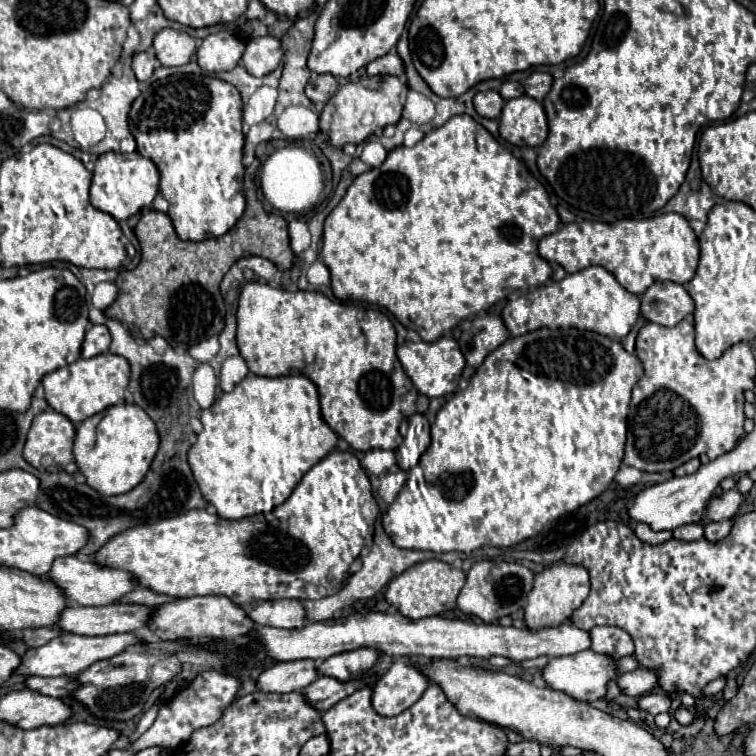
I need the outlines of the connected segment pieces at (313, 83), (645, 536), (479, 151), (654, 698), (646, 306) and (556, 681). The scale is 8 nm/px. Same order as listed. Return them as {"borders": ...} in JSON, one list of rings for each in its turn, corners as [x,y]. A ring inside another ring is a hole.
{"borders":[[[[315,74],[305,88],[305,94],[311,102],[327,102],[335,92],[337,80],[331,74]]],[[[635,524],[635,534],[639,536],[639,540],[647,542],[647,544],[661,544],[673,538],[673,532],[655,532],[651,528],[647,528],[647,524]]],[[[453,116],[441,128],[431,130],[413,148],[407,148],[407,146],[393,148],[389,152],[387,160],[381,164],[381,168],[371,168],[353,180],[353,184],[347,188],[347,194],[343,196],[343,200],[335,206],[335,210],[327,216],[327,220],[324,222],[323,248],[321,248],[319,256],[331,272],[331,288],[339,300],[359,300],[359,302],[369,302],[369,304],[387,308],[405,328],[419,332],[419,336],[425,342],[433,342],[433,340],[441,338],[447,330],[453,330],[461,320],[475,316],[475,314],[491,308],[499,300],[503,300],[507,296],[507,288],[509,288],[509,292],[513,292],[513,290],[545,284],[551,278],[553,270],[551,270],[549,262],[539,256],[537,244],[543,236],[555,232],[557,228],[559,228],[559,214],[551,206],[545,186],[531,176],[527,166],[521,160],[517,160],[509,150],[505,150],[471,116]]],[[[651,692],[639,698],[639,708],[649,712],[649,714],[661,714],[661,712],[669,712],[669,696],[667,694],[659,694],[659,692]]],[[[655,282],[641,296],[643,318],[661,326],[675,326],[685,316],[693,314],[693,310],[693,298],[681,284],[675,282]]],[[[583,650],[573,656],[561,656],[549,660],[549,664],[543,668],[543,678],[553,690],[563,690],[569,696],[583,700],[583,702],[595,702],[601,700],[607,694],[607,686],[611,680],[619,680],[621,672],[617,668],[619,660],[609,654],[599,654],[593,650]]]]}

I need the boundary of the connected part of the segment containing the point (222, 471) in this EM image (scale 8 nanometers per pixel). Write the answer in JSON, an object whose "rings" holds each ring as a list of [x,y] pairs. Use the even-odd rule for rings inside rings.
{"rings":[[[247,374],[233,392],[223,394],[211,408],[201,414],[203,432],[189,450],[189,464],[193,476],[203,492],[203,498],[217,508],[217,514],[225,520],[241,520],[255,514],[267,514],[275,506],[283,504],[303,474],[325,458],[337,444],[337,434],[321,416],[319,392],[315,384],[303,376],[279,376],[263,378]]]}

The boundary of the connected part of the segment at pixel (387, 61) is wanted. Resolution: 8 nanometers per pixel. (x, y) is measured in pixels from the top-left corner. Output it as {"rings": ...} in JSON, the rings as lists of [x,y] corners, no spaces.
{"rings":[[[395,50],[387,52],[385,56],[373,60],[367,66],[367,74],[369,76],[379,76],[379,74],[393,74],[393,76],[403,76],[405,68],[403,68],[403,60],[399,58],[399,54]]]}

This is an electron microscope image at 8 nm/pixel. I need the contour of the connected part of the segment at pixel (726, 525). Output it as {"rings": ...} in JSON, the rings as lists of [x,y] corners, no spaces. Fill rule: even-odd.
{"rings":[[[731,520],[707,522],[707,524],[705,524],[705,538],[707,538],[709,542],[719,542],[719,540],[723,540],[723,538],[729,534],[731,526],[733,526]]]}

